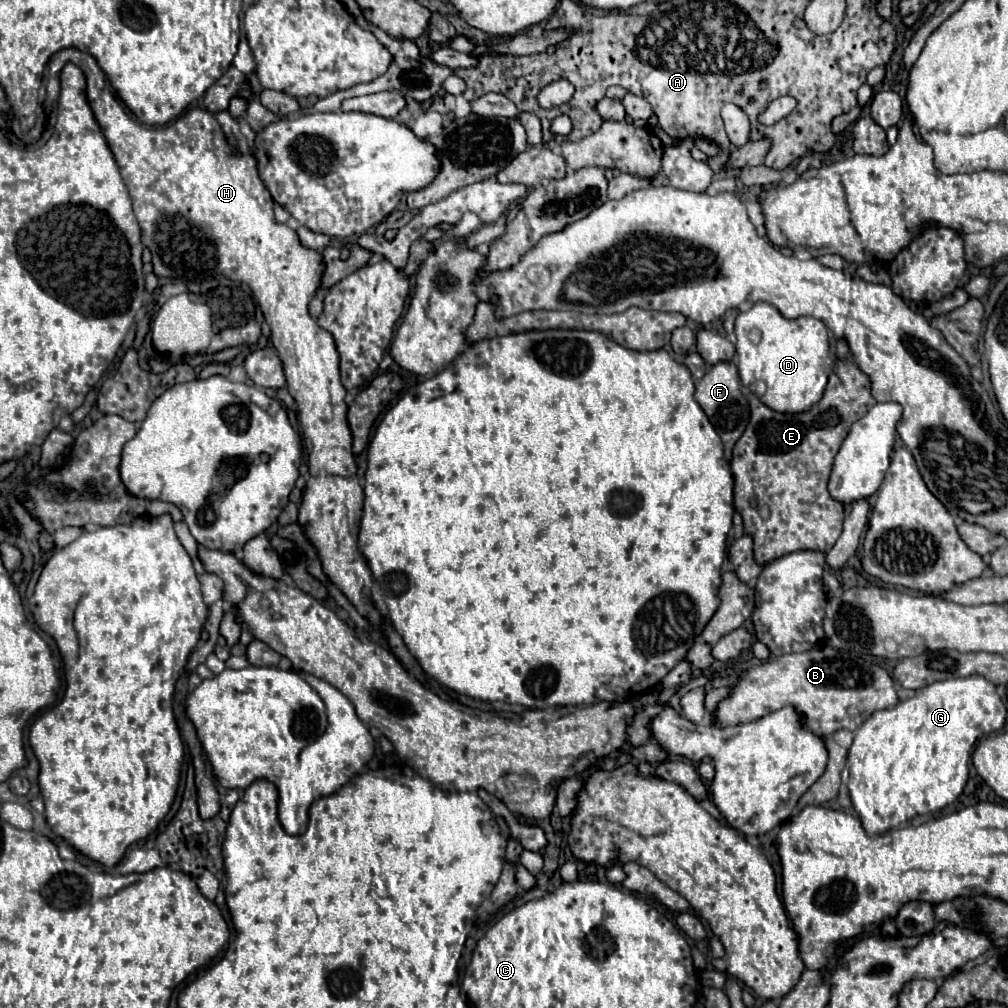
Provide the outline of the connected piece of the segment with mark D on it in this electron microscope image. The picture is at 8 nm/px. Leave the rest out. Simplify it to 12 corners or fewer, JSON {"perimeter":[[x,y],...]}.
{"perimeter":[[768,302],[736,318],[742,384],[806,412],[834,365],[826,326]]}

